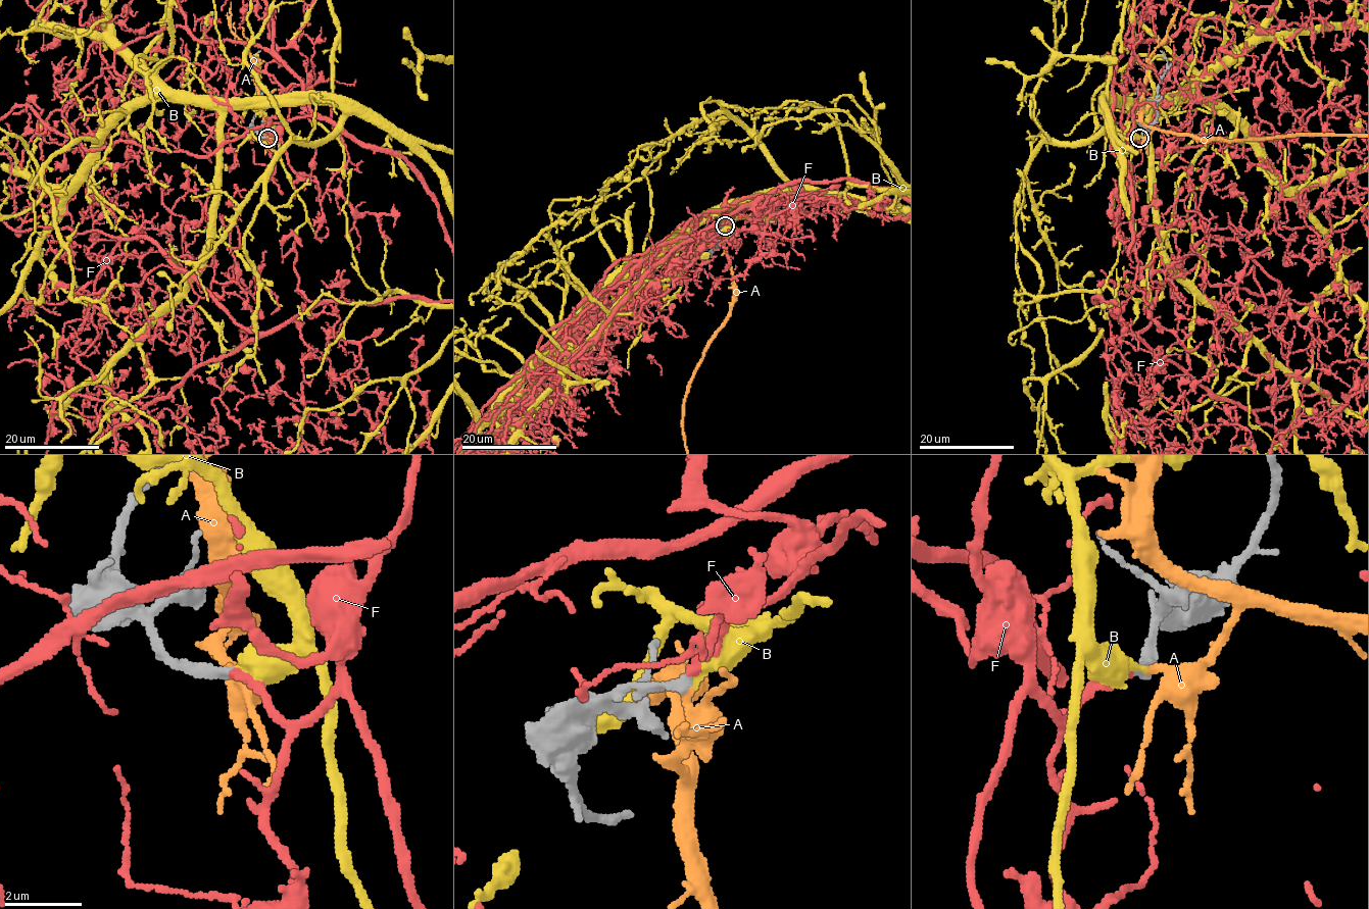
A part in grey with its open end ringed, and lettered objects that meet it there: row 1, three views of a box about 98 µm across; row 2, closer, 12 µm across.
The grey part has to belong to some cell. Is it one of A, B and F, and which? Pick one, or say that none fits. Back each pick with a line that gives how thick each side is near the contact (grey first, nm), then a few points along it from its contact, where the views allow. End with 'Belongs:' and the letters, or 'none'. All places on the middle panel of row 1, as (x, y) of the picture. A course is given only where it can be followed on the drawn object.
F: calibres 240 and 190 nm
Belongs: F

